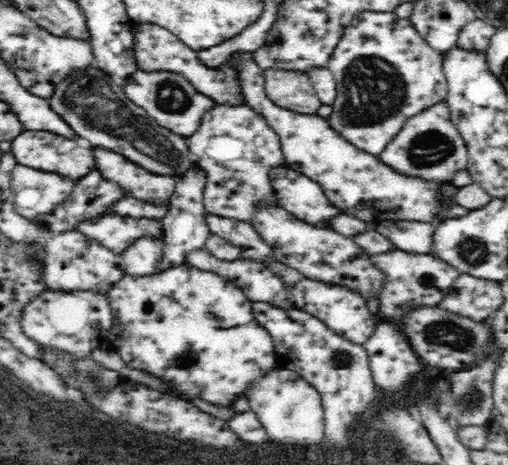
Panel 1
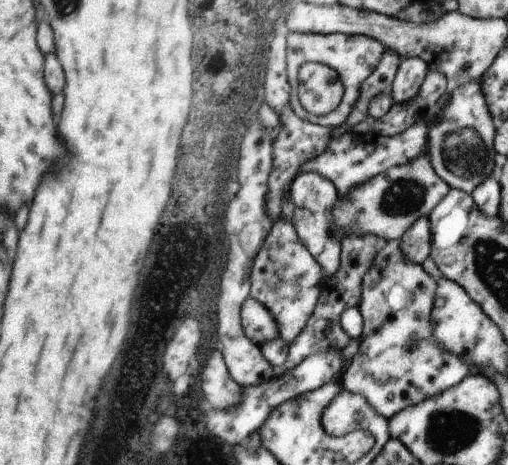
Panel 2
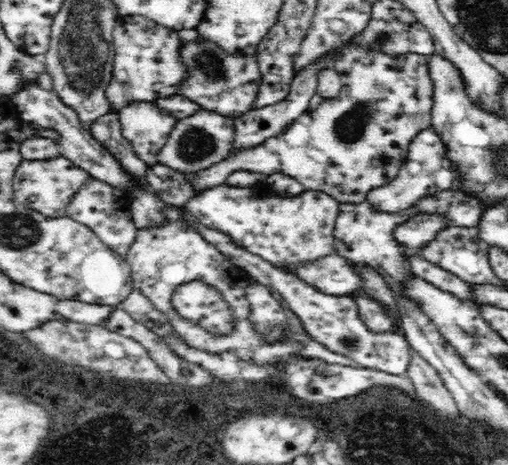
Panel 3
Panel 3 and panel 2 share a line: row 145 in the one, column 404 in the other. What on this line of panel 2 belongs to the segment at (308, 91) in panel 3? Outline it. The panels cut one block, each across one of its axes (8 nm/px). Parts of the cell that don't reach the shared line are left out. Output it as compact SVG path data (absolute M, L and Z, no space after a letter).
M419 218L405 232L405 236L401 236L401 240L399 240L405 262L411 262L411 264L421 266L423 260L427 260L429 254L431 254L431 244L433 244L433 238L431 236L433 234L431 234L429 220L427 218Z

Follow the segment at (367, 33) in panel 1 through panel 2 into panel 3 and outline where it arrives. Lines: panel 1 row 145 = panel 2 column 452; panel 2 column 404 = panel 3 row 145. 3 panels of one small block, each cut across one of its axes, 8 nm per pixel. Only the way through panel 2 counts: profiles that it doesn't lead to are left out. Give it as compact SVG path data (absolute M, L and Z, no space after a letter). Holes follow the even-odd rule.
M342 46L344 52L338 54L338 60L334 64L334 72L340 74L344 88L342 94L334 100L324 100L316 110L302 114L294 124L290 124L280 136L268 138L258 146L240 148L234 154L230 154L228 160L190 174L190 182L196 190L210 190L216 186L226 184L232 172L254 172L260 176L272 176L272 174L286 174L294 180L298 180L304 186L304 192L326 192L340 204L360 204L368 198L368 192L376 188L384 188L386 184L394 182L398 176L398 170L408 160L408 148L412 140L432 126L432 108L434 108L434 82L430 78L428 68L428 56L386 56L380 52L370 52L360 46ZM374 156L378 160L394 160L388 166L374 166Z

